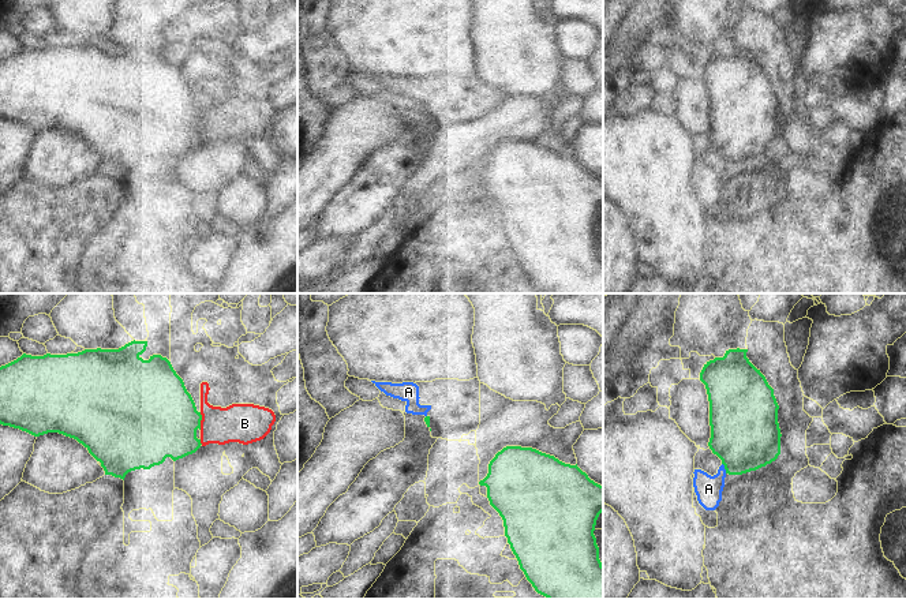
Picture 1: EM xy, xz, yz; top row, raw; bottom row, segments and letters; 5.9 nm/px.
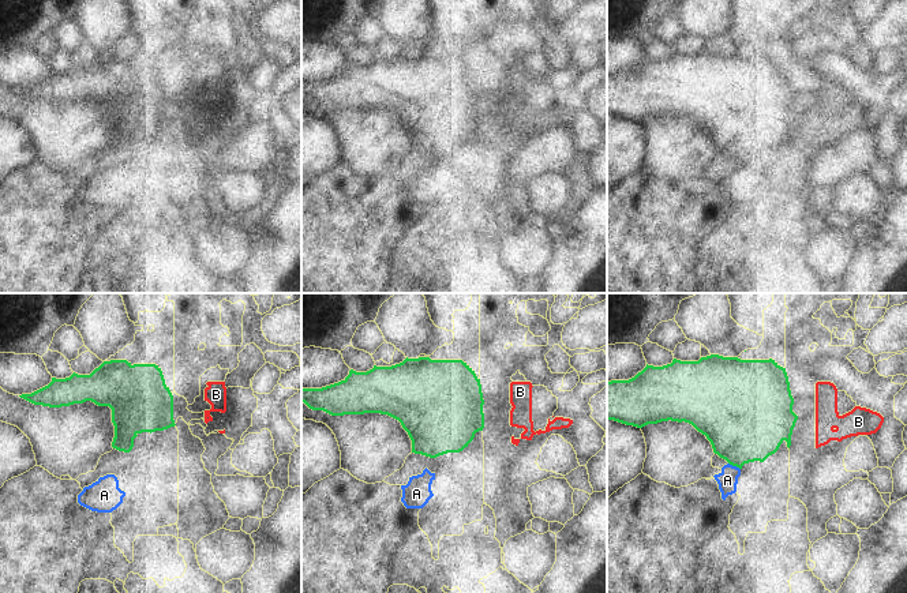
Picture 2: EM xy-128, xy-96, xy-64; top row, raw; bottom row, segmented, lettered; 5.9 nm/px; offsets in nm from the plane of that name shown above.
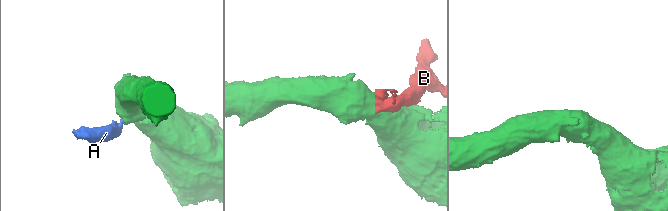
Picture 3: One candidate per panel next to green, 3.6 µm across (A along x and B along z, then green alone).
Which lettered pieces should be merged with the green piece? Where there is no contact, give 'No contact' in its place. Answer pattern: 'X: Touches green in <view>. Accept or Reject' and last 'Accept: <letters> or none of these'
A: Touches green in yz. Reject
B: Touches green in xy. Reject
Accept: none of these.

